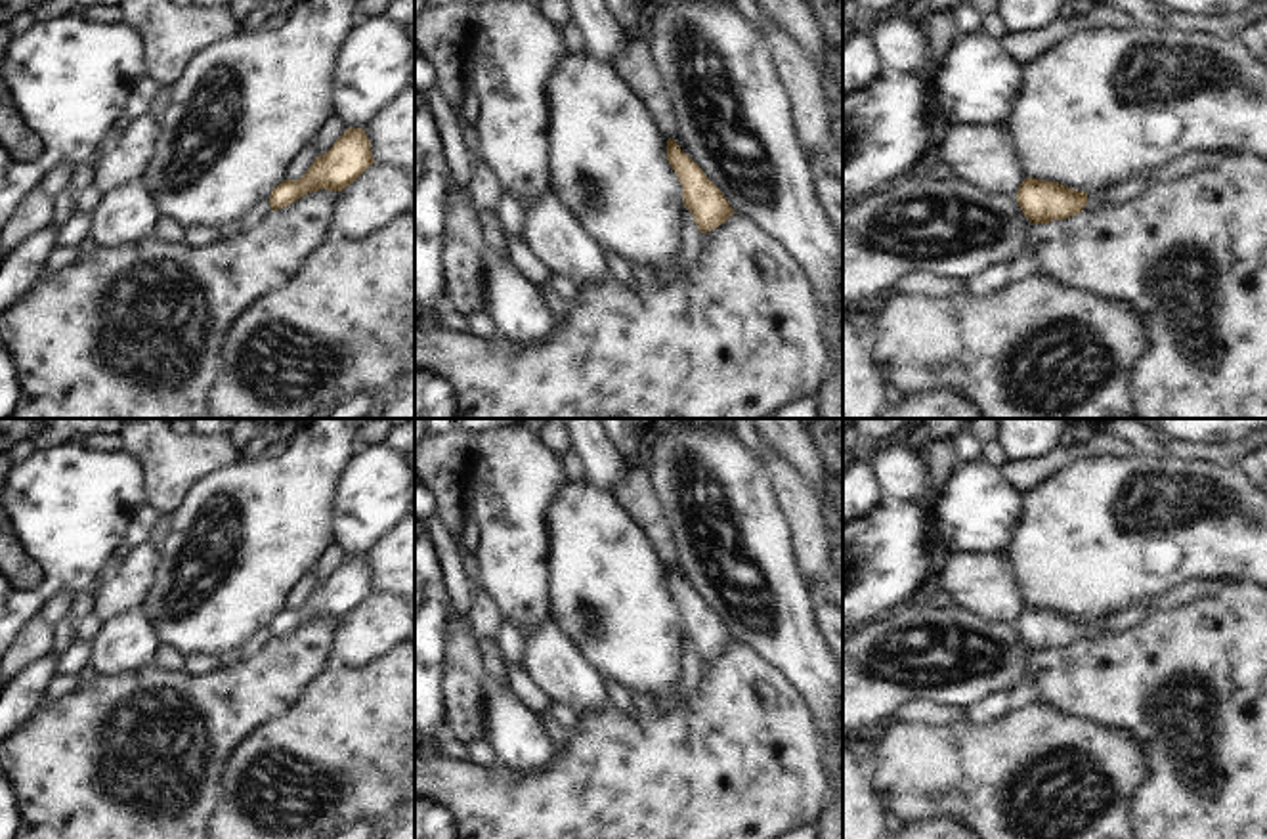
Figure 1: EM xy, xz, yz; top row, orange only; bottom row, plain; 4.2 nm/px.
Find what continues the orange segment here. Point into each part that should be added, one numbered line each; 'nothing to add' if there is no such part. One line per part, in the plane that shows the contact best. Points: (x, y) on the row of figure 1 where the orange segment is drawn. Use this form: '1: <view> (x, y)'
1: yz (1134, 186)

